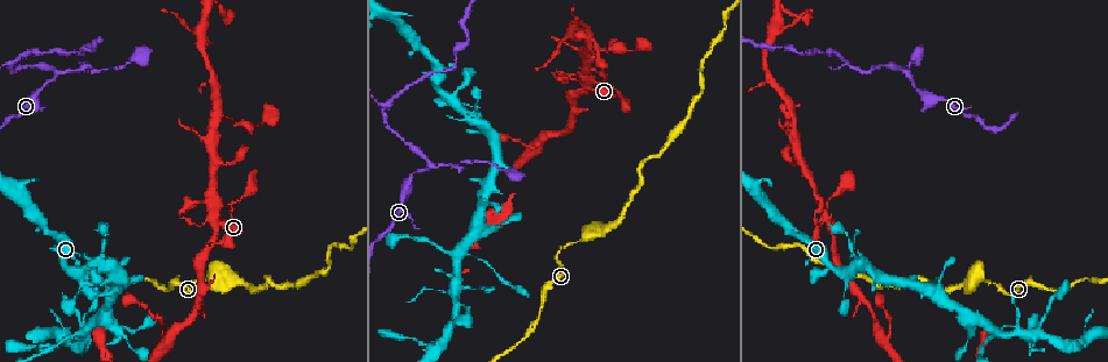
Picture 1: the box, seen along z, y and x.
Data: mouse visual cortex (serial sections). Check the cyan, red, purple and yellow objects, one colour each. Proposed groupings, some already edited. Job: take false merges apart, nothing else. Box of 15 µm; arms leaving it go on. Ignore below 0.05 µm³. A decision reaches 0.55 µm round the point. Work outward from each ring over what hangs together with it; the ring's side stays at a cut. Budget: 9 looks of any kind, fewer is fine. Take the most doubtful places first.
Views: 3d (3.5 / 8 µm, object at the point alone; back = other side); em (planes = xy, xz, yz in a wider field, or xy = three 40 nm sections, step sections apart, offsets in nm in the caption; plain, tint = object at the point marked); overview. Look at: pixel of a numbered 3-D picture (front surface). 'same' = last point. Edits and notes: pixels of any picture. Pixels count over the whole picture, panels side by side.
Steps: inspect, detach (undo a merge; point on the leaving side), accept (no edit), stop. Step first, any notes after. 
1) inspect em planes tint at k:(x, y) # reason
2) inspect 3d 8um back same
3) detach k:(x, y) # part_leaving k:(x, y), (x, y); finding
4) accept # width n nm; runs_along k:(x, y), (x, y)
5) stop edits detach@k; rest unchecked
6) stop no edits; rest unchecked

inspect 3d 8um at 1:(86, 69) # narrows sharply

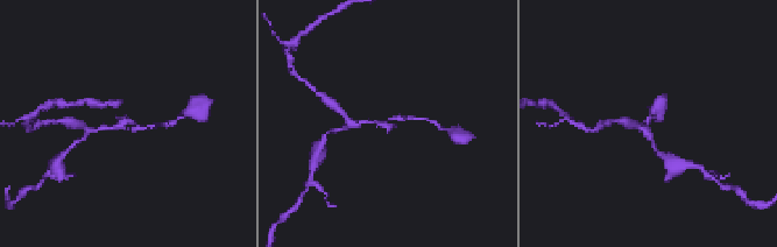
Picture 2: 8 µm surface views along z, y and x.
inspect 3d 3.5um at 2:(124, 128) # zoom in

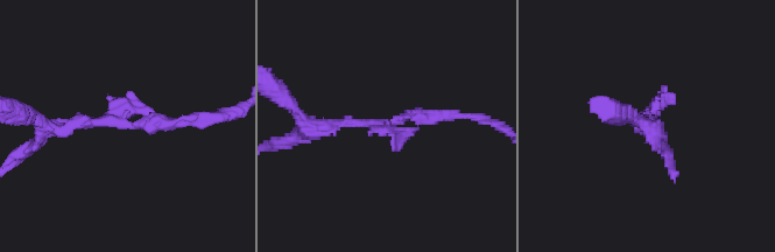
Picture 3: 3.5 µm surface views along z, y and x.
accept # runs_along 3:(321, 130), (471, 114); continuous, no second cell

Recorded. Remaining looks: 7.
inspect 3d 3.5um at 1:(847, 64) # a fork

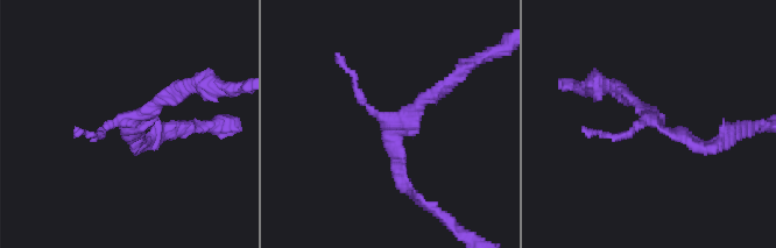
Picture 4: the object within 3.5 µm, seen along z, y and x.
accept # arms 3; arm_widths 100, 150, 200 nm; runs_along 4:(714, 144), (661, 130), (609, 84); one cell here

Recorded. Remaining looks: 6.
inspect 3d 3.5um at 1:(998, 333) # thick turns thin

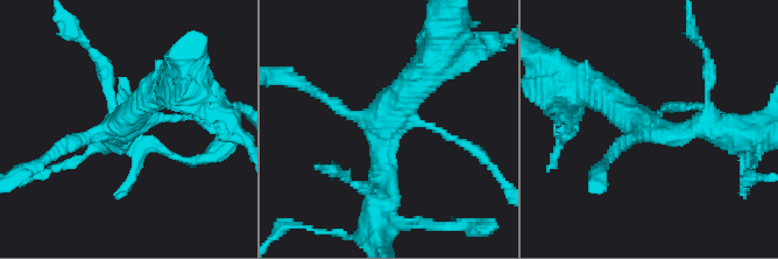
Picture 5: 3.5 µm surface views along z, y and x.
inspect em xy step 5 tint at 5:(642, 125) # arms 4; arm_widths 100, 150, 250, 400 nm

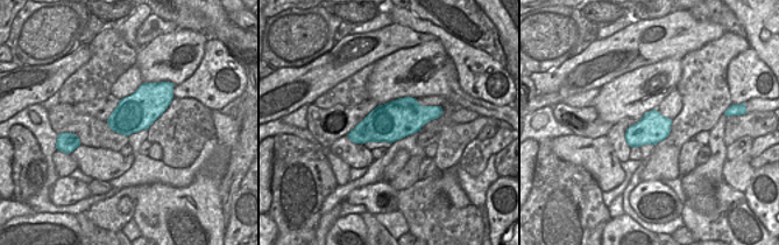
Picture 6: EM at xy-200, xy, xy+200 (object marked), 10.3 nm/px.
accept # width 400 nm; runs_along 5:(425, 68), (387, 113), (379, 196); all the same cell

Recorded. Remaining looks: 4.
inspect 3d 3.5um at 1:(218, 203) # abrupt turn

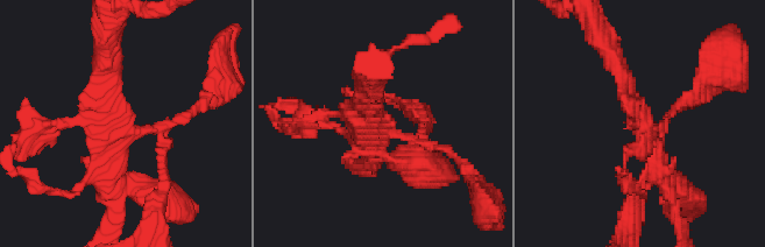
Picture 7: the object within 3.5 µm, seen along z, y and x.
inspect em xy step 1 tint at 7:(127, 129) # now the EM

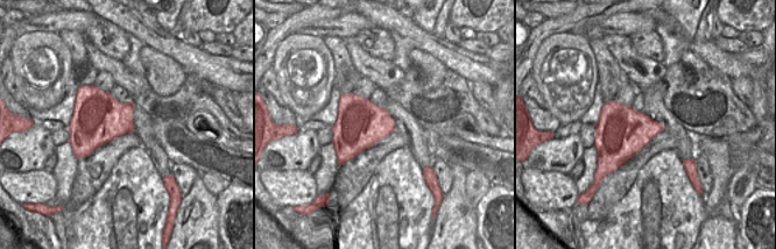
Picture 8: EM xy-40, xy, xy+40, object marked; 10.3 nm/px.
inspect em xy step 3 tint same

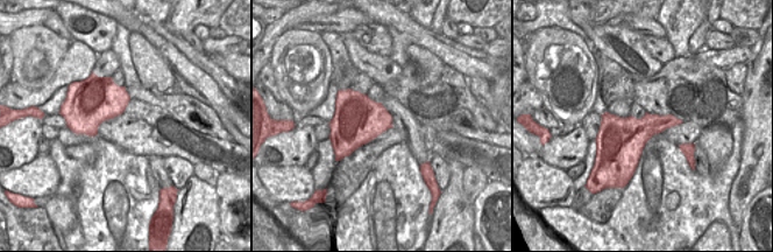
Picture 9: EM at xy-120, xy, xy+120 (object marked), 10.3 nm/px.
accept # runs_along 7:(130, 186), (113, 143), (191, 112); all the same cell

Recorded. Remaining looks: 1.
stop no edits; rest unchecked

